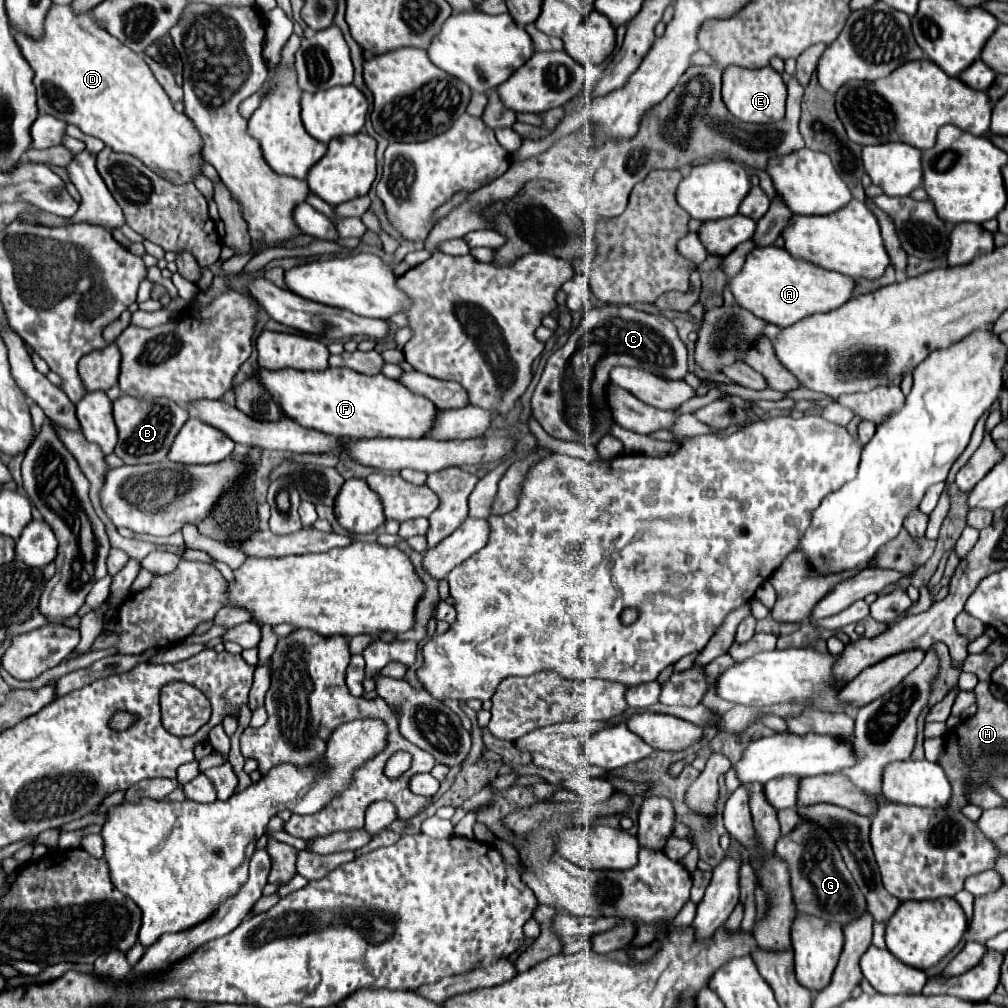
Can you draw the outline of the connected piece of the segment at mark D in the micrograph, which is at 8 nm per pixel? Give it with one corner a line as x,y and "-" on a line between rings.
53,4
45,16
43,34
39,38
31,38
15,30
15,42
35,70
33,84
37,88
39,114
49,114
63,122
75,124
83,134
103,140
115,152
137,156
149,170
173,184
193,182
193,176
201,172
201,138
193,128
193,122
183,112
175,112
173,102
155,80
141,54
109,36
89,14
77,14
69,4

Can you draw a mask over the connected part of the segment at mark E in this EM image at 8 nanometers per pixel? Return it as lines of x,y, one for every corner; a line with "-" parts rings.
771,66
759,70
727,68
723,72
723,102
737,120
755,124
779,122
785,116
785,100
787,100
787,86
781,74
775,72

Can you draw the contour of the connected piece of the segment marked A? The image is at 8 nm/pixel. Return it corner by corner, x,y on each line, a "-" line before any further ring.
763,246
751,250
745,258
741,272
727,280
727,288
731,290
737,306
779,328
793,326
805,316
839,308
849,300
853,286
855,284
849,276
825,270
799,258
795,260
785,248
777,246

